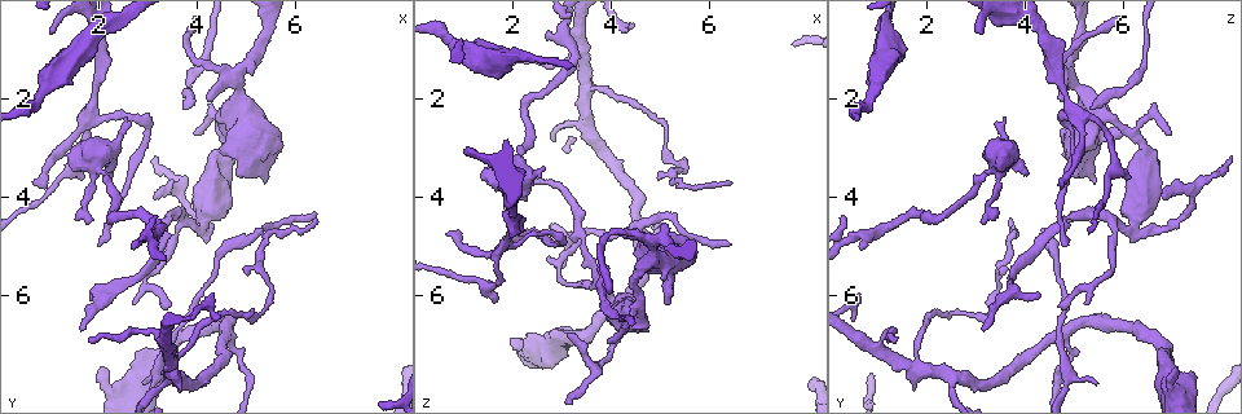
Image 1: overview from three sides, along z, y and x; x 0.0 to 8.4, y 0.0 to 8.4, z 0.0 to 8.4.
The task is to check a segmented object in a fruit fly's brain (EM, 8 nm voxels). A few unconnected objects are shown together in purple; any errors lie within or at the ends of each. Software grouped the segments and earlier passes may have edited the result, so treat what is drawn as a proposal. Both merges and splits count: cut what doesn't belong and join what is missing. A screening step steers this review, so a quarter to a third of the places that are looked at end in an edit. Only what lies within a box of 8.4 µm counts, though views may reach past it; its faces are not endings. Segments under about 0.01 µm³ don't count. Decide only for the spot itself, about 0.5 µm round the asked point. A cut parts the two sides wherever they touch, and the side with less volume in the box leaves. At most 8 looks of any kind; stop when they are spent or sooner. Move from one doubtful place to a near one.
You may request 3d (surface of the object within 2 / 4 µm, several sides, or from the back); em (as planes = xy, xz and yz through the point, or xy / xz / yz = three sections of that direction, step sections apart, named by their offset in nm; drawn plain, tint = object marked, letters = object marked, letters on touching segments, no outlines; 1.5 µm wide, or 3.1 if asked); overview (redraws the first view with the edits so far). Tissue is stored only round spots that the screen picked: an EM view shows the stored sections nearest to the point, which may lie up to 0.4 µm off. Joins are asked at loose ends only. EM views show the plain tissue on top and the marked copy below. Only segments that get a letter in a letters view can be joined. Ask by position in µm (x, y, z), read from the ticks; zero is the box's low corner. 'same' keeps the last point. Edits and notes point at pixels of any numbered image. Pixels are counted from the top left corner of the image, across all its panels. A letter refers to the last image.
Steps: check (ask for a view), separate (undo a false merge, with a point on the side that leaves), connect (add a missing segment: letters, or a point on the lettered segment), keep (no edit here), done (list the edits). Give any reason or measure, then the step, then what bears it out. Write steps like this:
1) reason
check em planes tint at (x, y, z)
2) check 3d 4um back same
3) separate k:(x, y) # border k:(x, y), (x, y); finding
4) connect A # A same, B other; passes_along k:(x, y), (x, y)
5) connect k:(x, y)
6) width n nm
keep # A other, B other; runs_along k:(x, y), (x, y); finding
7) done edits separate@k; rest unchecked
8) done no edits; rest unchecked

an open end
check 3d 2um at (1.75, 4.60, 3.15)

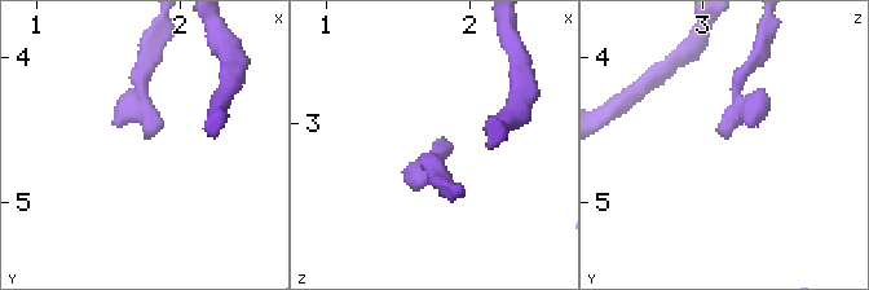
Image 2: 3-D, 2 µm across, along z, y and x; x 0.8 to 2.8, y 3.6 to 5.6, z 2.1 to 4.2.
check em yz step 8 tint at (1.76, 4.54, 3.14)

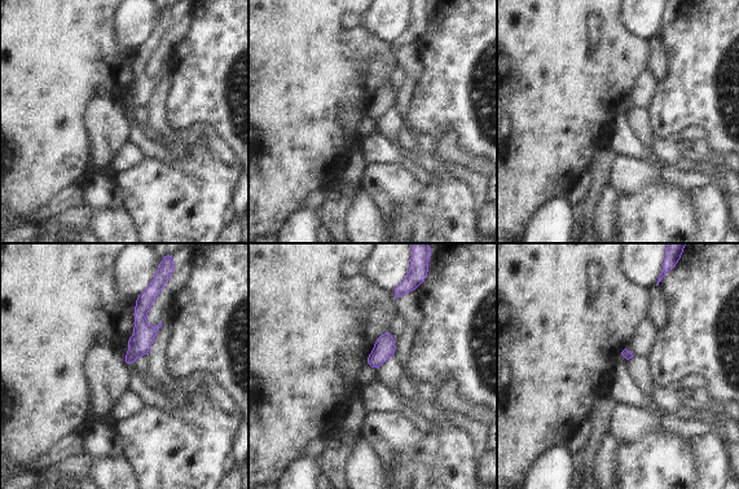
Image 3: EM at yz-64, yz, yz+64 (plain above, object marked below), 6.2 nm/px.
another direction
check em planes letters same

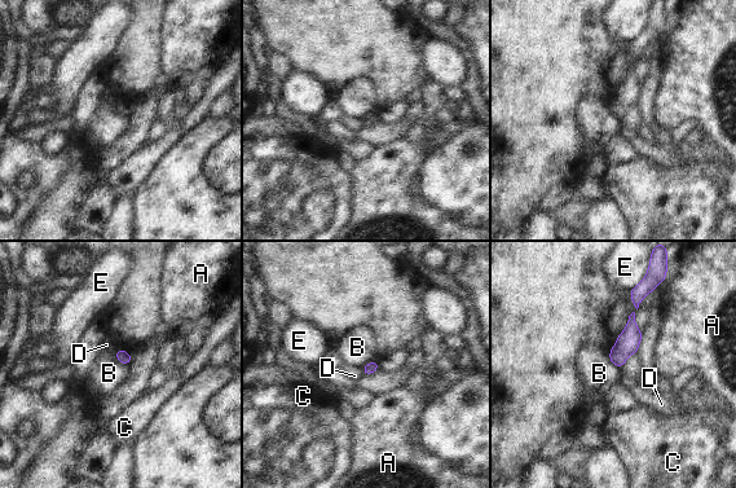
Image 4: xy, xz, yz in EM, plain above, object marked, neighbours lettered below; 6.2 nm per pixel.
keep # A other, B other, C other, D other, E other; none of them fits

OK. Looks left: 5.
tapers out
check em yz step 8 tint at (3.75, 2.20, 5.35)

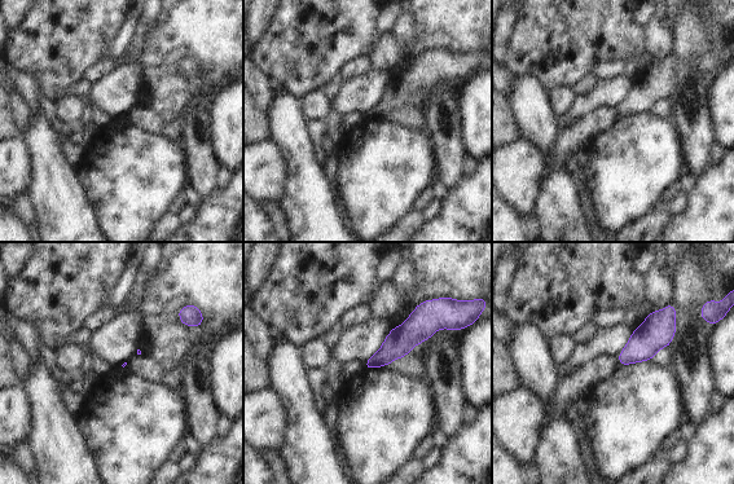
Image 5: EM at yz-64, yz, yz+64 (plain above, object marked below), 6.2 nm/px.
another direction
check em planes letters same

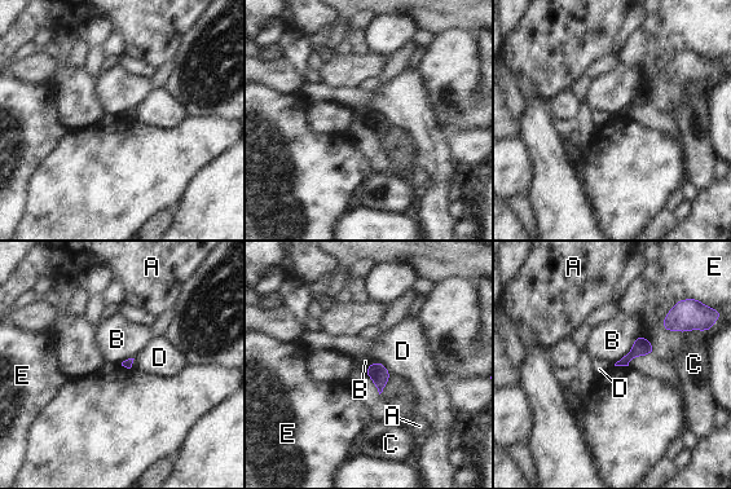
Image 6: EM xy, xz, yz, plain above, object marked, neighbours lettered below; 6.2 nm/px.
longest_contact B 260 nm
keep # A other, B other, C other, D other, E other; no lettered segment goes on from it

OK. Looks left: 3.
check 3d 4um back at (1.80, 6.95, 1.35)

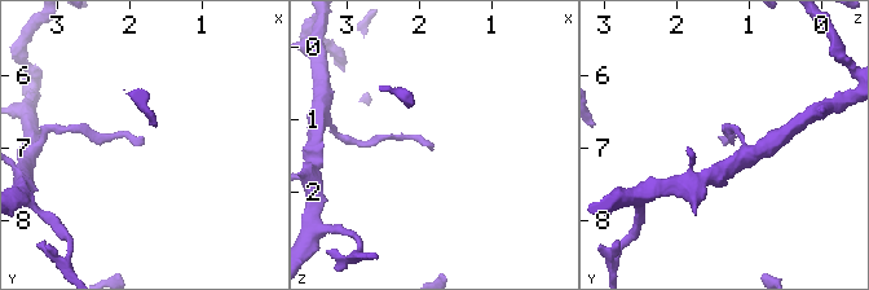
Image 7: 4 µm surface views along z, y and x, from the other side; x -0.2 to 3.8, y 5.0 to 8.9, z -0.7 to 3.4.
check em xy step 8 letters at (1.80, 6.95, 1.40)

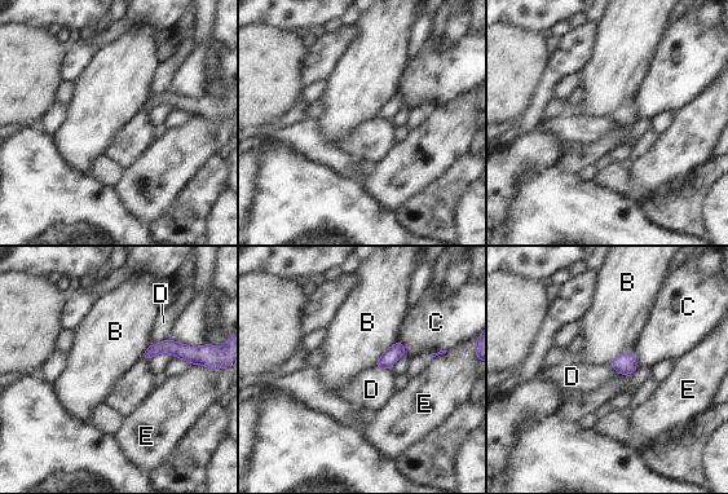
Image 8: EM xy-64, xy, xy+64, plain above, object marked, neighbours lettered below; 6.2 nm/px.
another direction
check em planes letters same

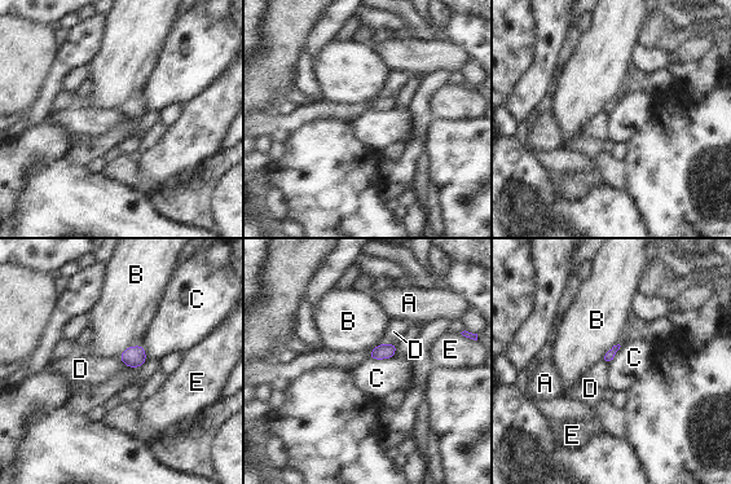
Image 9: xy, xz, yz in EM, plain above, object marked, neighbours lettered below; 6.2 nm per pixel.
width 70 nm
keep # A other, B other, C other, D other, E other; border 9:(393, 355), (386, 359), (368, 356); none of them fits

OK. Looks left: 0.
done no edits; rest unchecked

